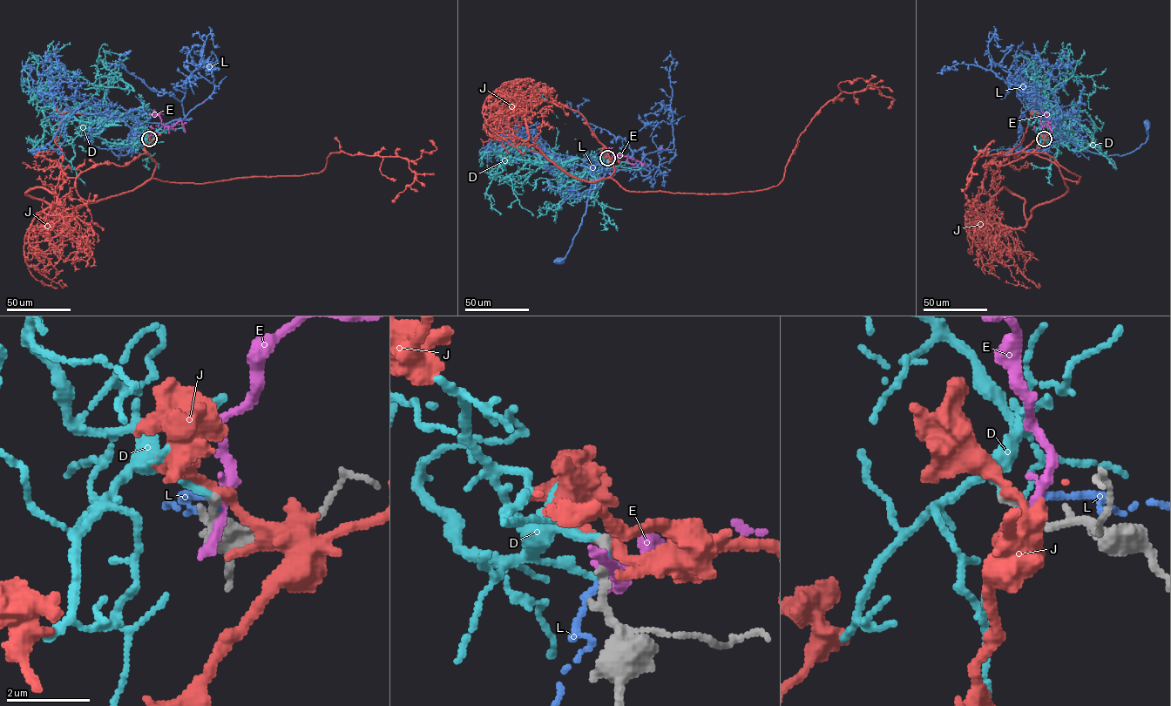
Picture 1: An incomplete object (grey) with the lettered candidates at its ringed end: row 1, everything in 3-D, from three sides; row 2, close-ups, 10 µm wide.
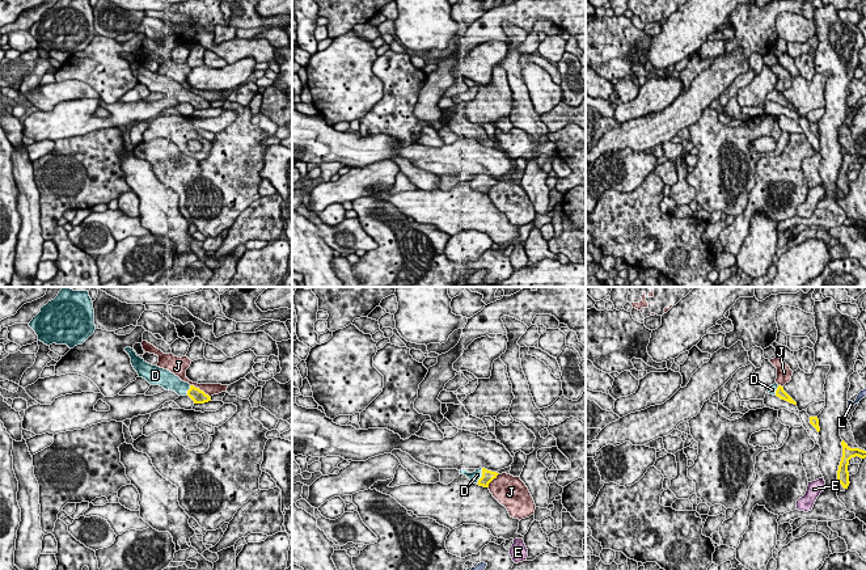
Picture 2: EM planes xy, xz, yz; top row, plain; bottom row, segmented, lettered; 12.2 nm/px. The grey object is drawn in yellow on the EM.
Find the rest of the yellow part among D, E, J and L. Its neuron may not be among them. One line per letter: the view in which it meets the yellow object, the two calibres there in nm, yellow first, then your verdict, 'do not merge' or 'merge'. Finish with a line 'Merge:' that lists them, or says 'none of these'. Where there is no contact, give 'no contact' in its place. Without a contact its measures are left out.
D: xz | 160/120 nm | merge
E: no contact | do not merge
J: xy | 170/140 nm | do not merge
L: no contact | do not merge
Merge: D

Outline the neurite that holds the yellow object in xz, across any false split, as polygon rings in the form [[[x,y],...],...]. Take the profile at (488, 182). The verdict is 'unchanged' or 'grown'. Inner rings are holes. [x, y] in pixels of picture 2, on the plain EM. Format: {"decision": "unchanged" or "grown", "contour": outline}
{"decision": "grown", "contour": [[[485,174],[476,176],[473,180],[469,180],[466,176],[460,177],[460,181],[466,182],[473,190],[477,190],[483,194],[489,194],[489,190],[497,185],[499,180],[487,177]]]}

